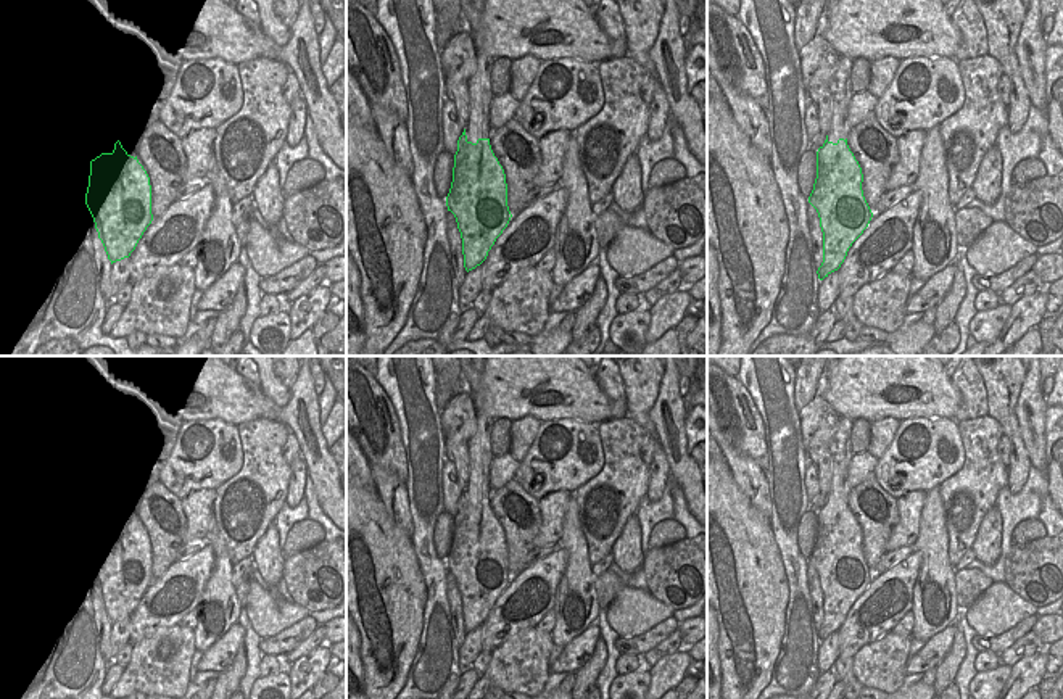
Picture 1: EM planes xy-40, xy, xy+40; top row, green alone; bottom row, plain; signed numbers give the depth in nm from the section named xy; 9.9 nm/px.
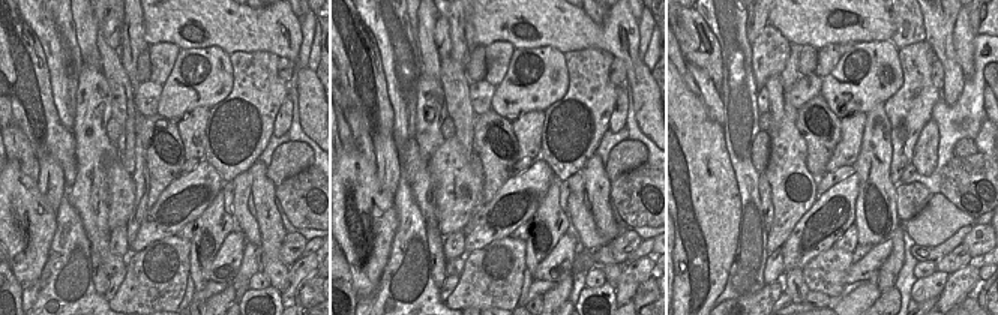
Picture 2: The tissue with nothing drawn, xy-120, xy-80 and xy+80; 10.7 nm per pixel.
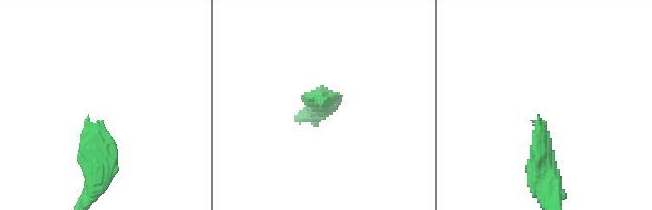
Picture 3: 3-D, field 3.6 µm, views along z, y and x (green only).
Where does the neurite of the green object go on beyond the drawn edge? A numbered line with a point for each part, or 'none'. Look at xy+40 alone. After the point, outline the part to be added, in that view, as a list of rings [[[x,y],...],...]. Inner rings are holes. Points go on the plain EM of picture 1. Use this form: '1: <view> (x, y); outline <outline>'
1: xy+40 (839, 445); outline [[[839,417],[839,427],[833,438],[828,443],[829,457],[831,457],[831,488],[828,503],[838,504],[839,499],[847,499],[847,467],[852,459],[850,449],[850,430],[854,420],[847,417]]]

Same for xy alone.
1: xy (479, 446); outline [[[477,412],[477,430],[467,441],[469,449],[469,483],[465,488],[467,503],[477,504],[478,499],[490,499],[486,493],[491,453],[493,419]]]

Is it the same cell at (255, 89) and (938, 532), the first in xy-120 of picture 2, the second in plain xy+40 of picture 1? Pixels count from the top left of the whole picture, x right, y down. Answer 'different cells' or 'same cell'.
different cells

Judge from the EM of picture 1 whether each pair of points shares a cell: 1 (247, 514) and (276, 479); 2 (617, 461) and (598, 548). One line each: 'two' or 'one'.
1: one
2: one

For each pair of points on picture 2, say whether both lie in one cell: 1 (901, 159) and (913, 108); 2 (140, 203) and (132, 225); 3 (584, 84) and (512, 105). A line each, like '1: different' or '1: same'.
1: same
2: same
3: different

